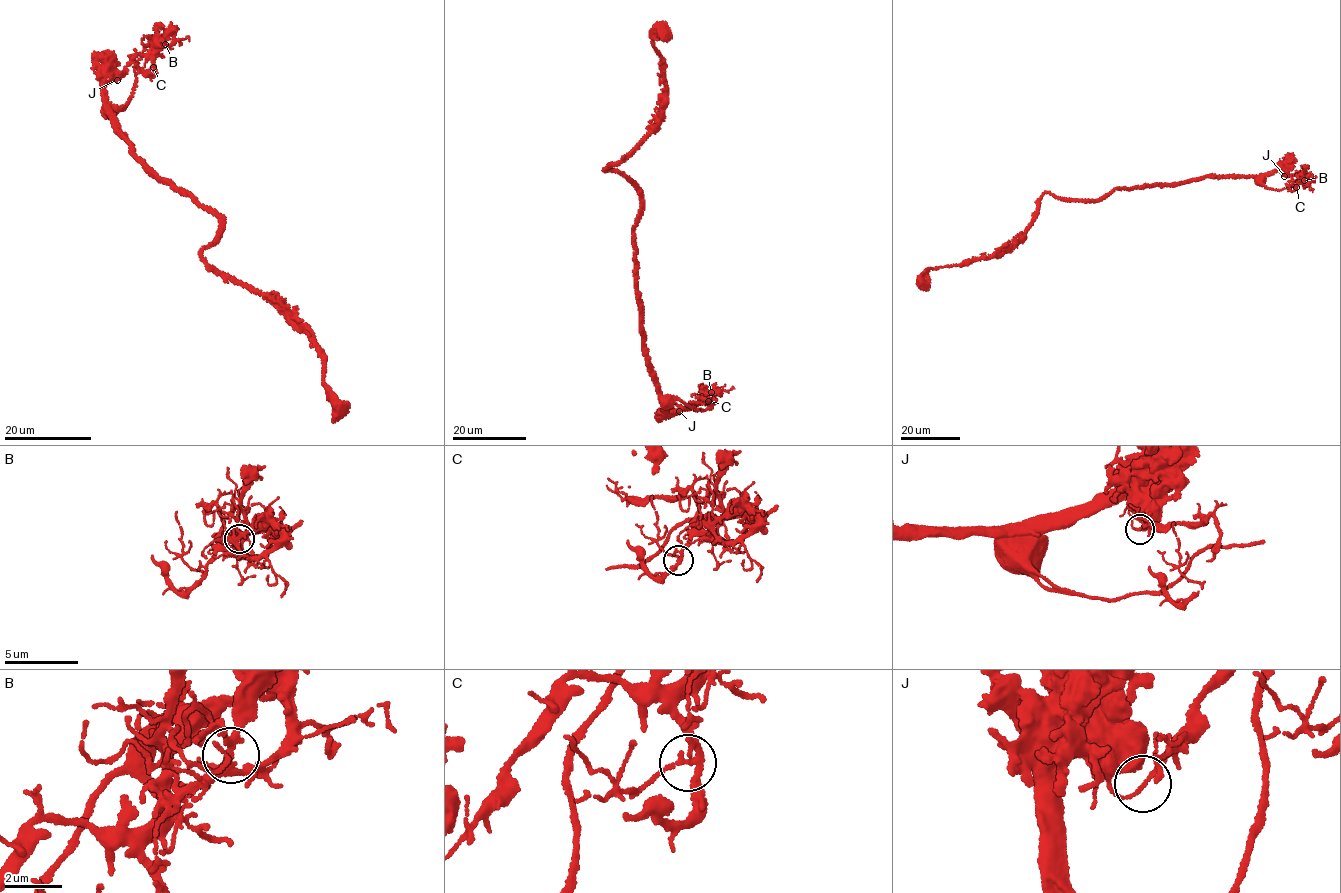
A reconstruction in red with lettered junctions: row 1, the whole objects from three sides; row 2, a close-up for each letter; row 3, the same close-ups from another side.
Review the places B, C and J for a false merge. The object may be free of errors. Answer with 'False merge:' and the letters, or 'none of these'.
False merge: J

